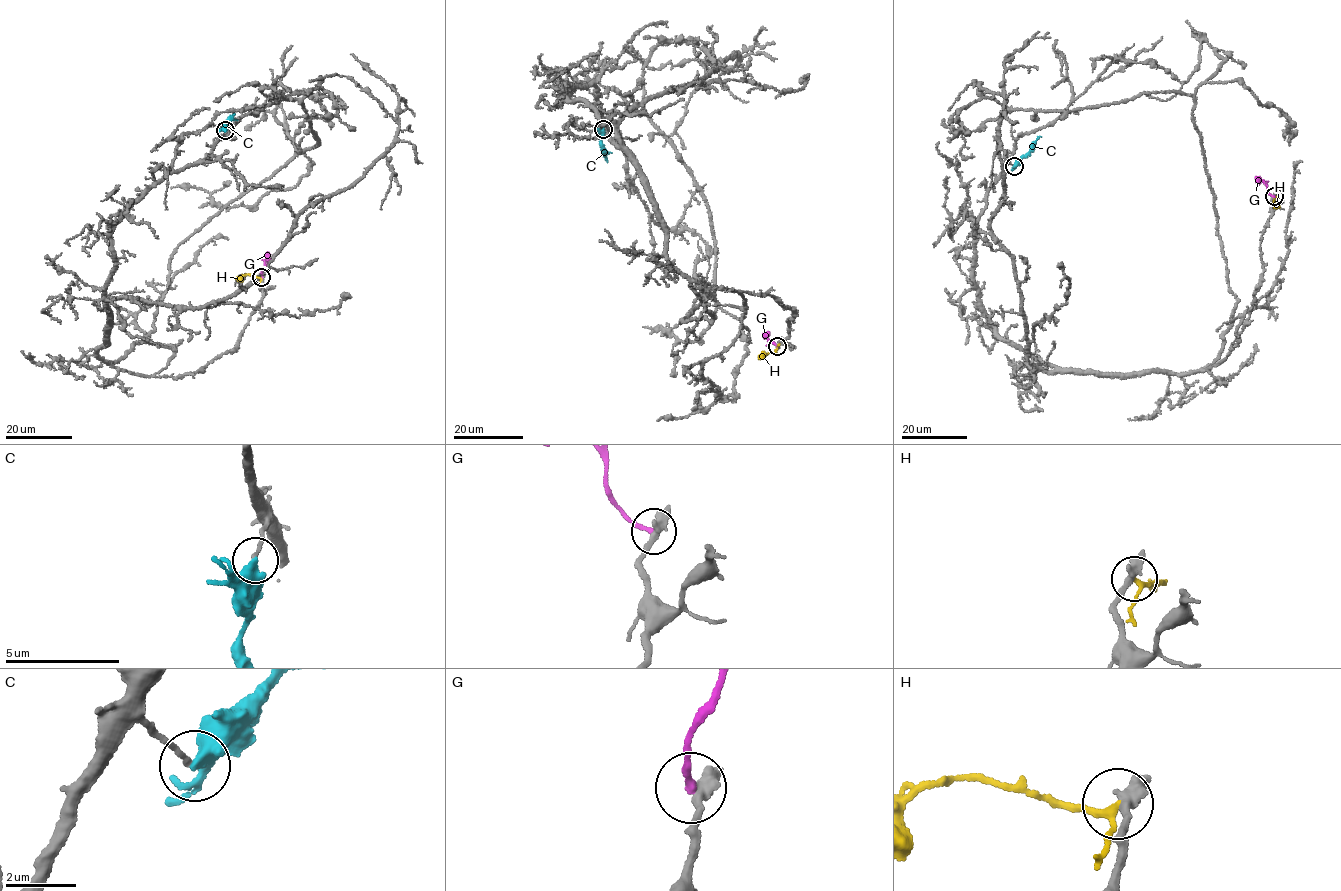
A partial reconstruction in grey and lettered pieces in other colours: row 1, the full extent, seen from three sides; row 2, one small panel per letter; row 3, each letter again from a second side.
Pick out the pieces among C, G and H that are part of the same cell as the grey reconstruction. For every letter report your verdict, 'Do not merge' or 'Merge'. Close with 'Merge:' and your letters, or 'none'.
C: Do not merge
G: Do not merge
H: Do not merge
Merge: none

